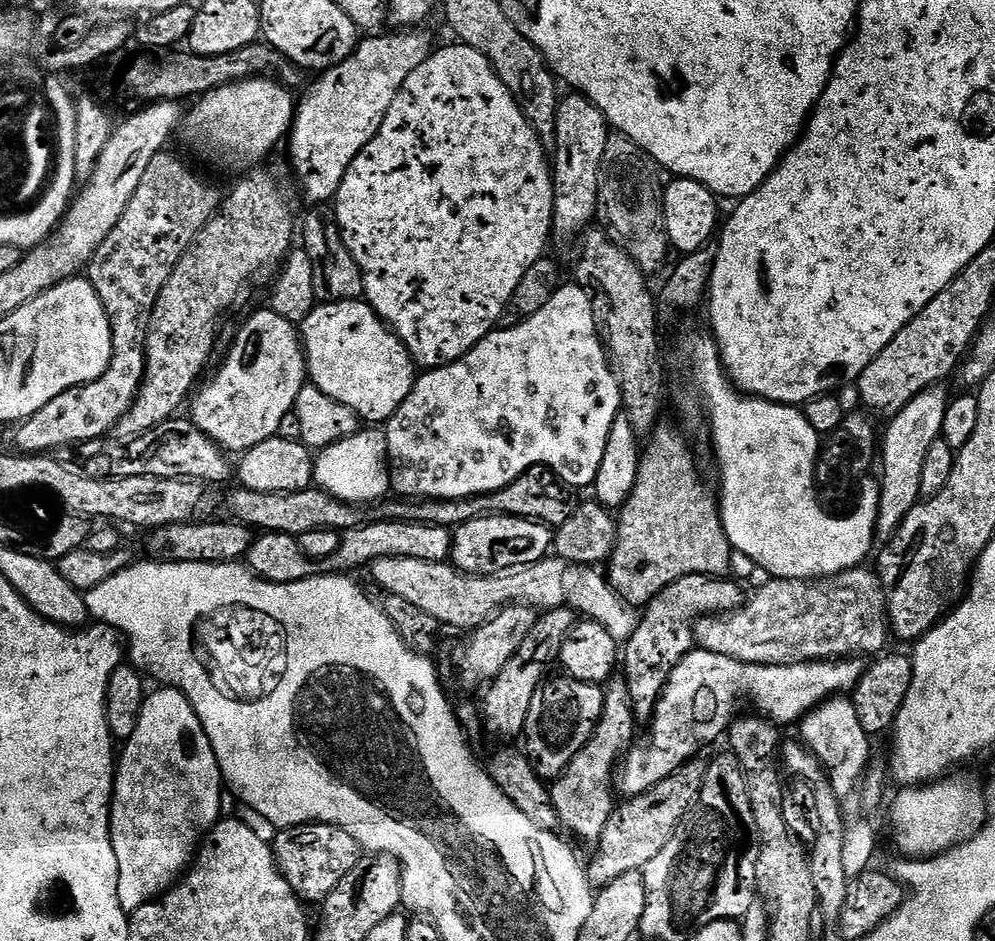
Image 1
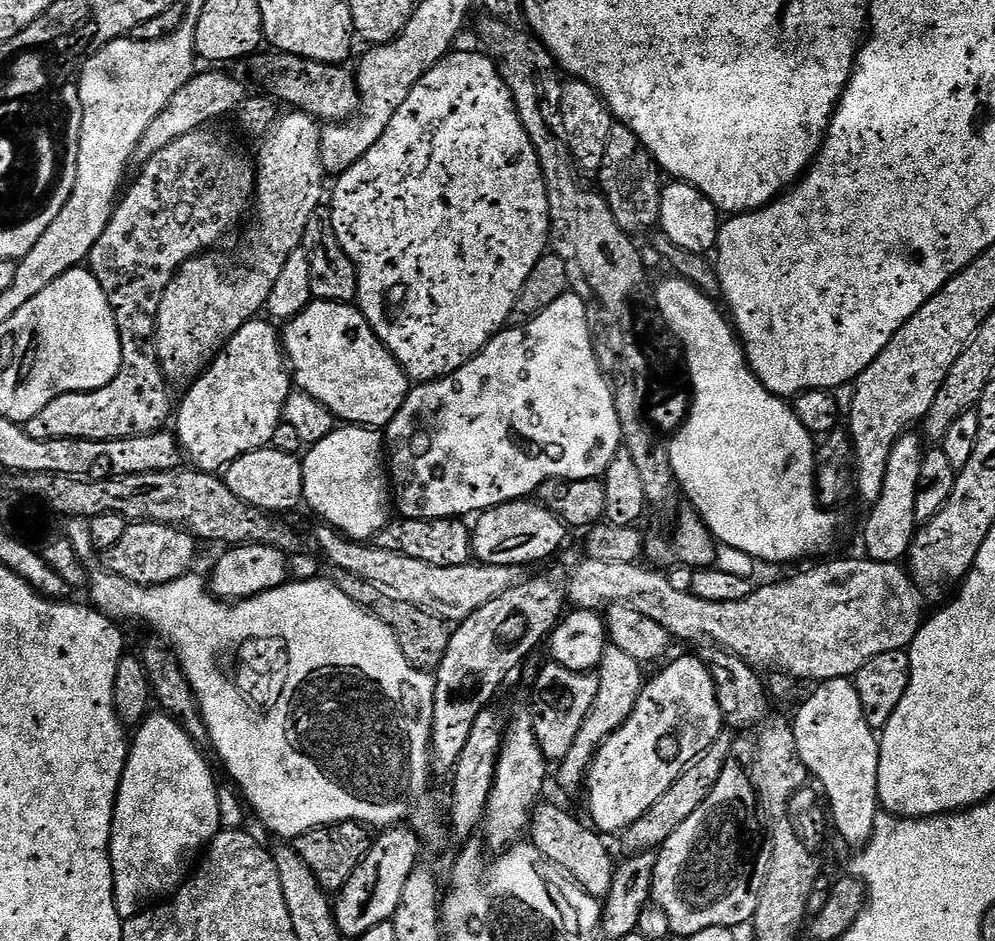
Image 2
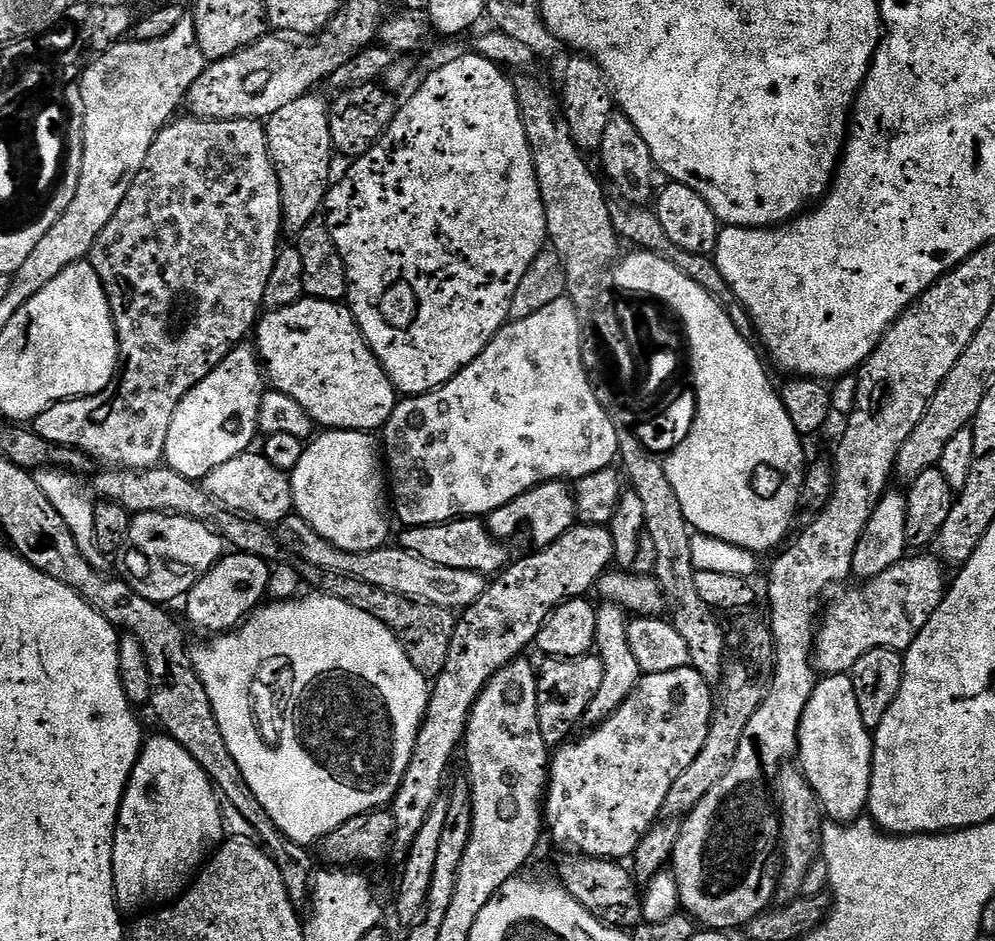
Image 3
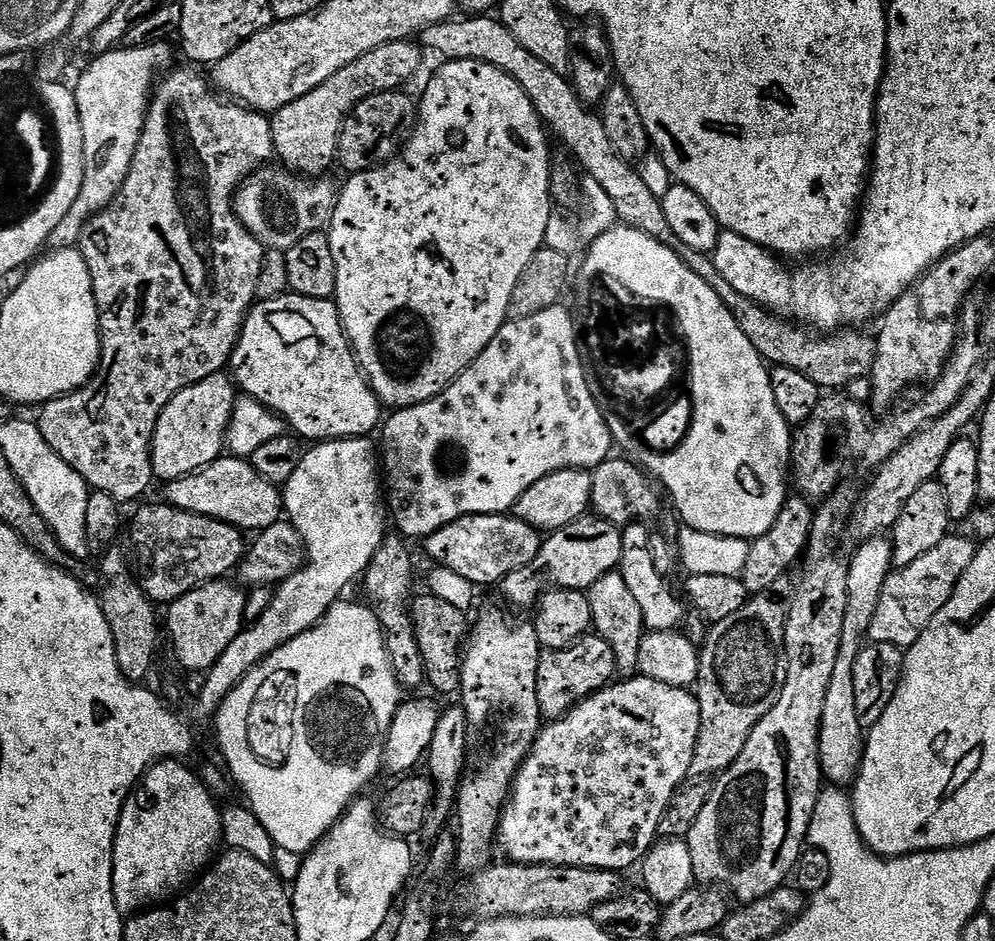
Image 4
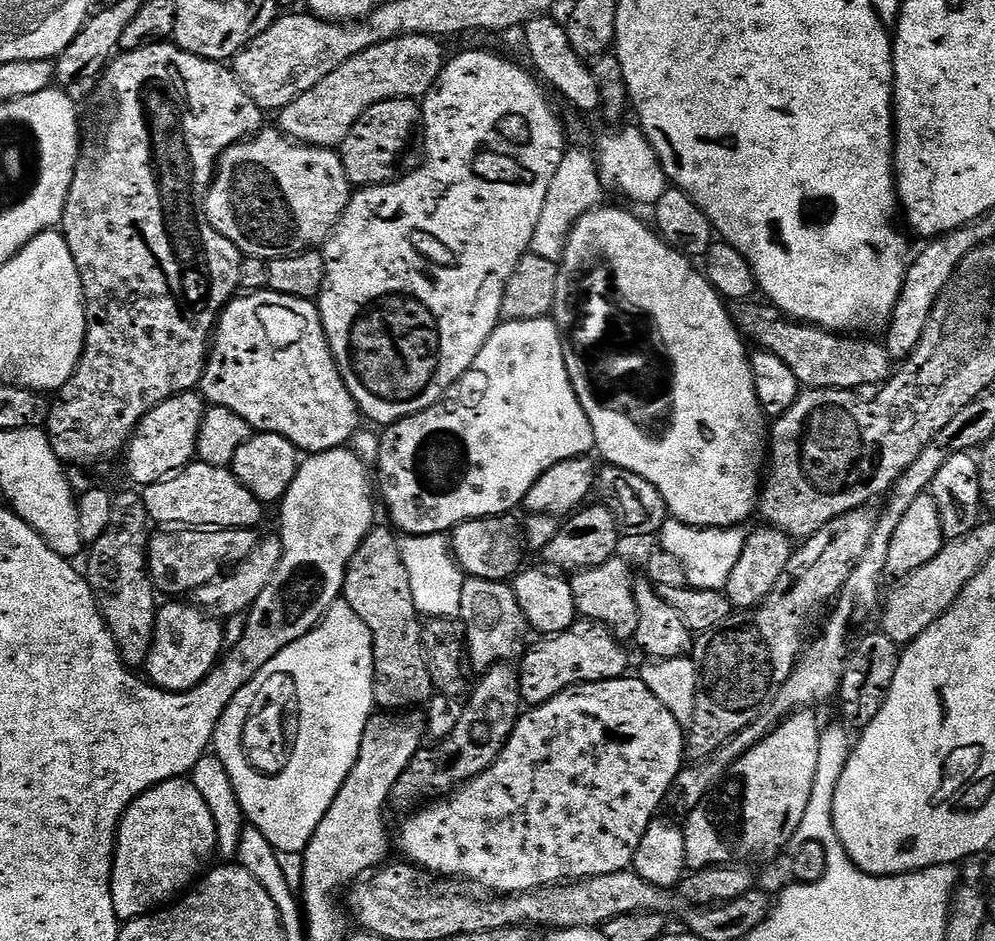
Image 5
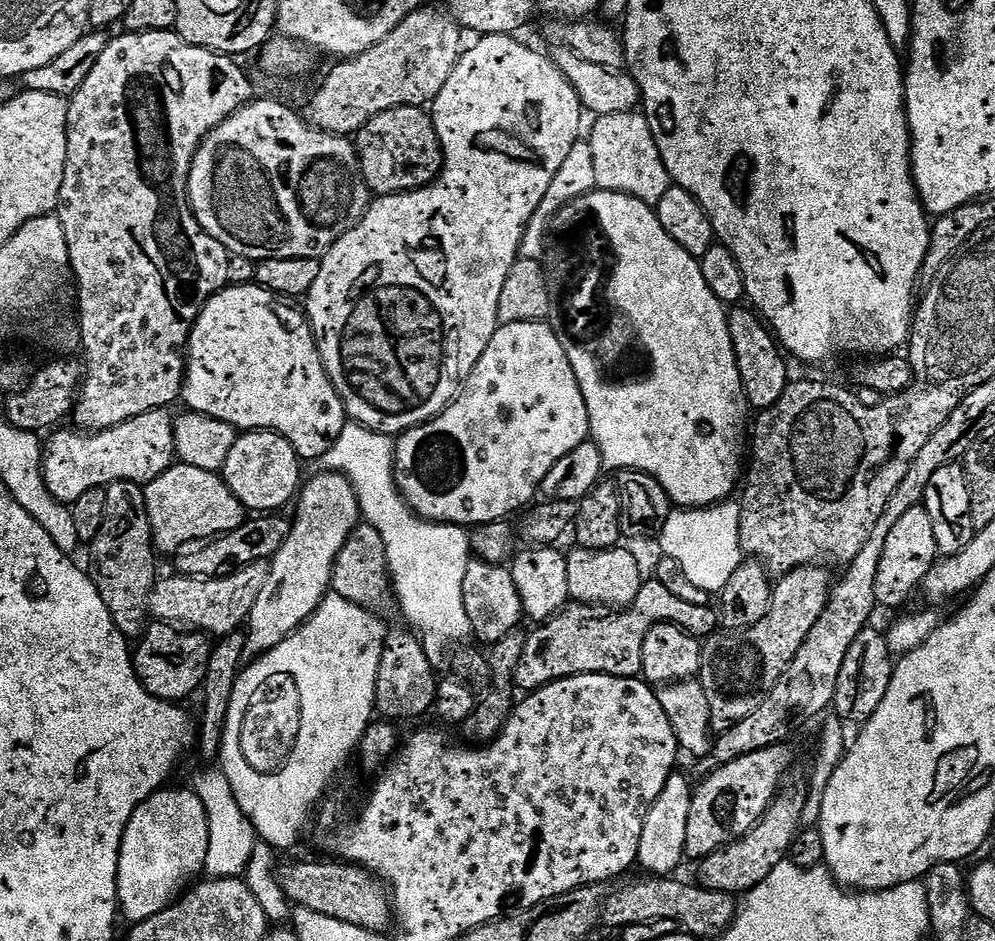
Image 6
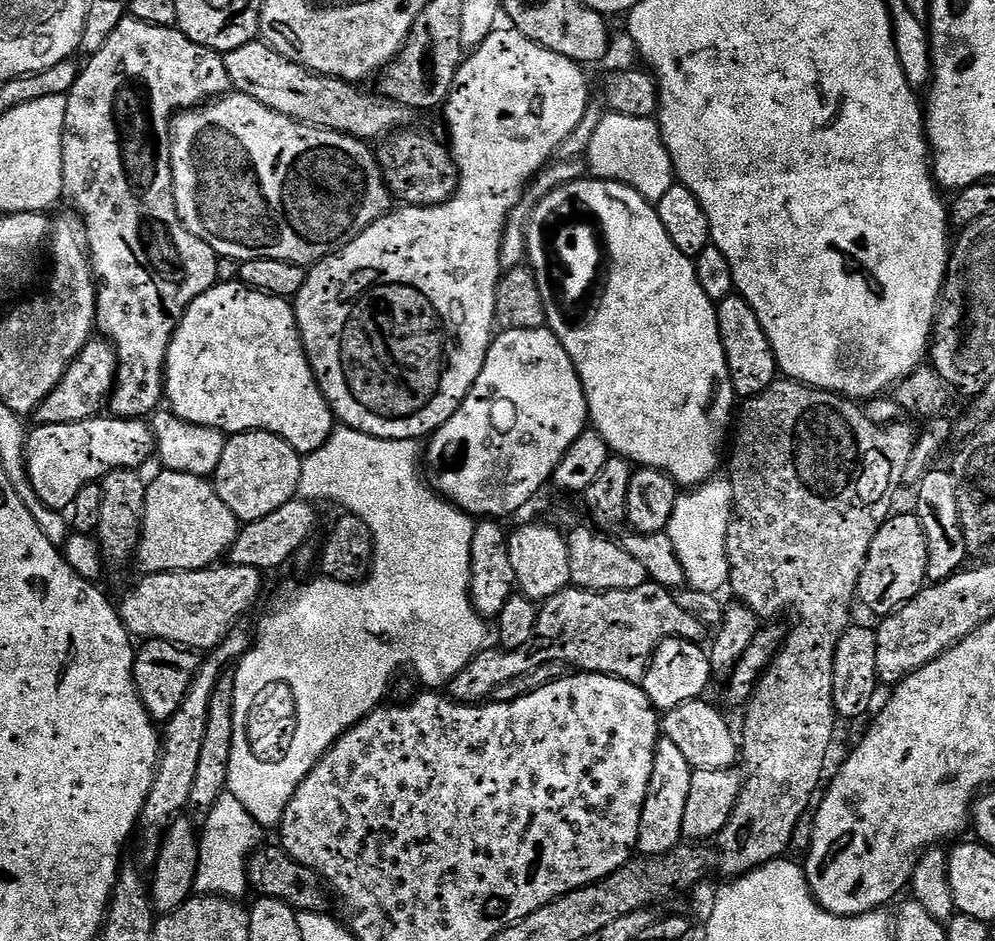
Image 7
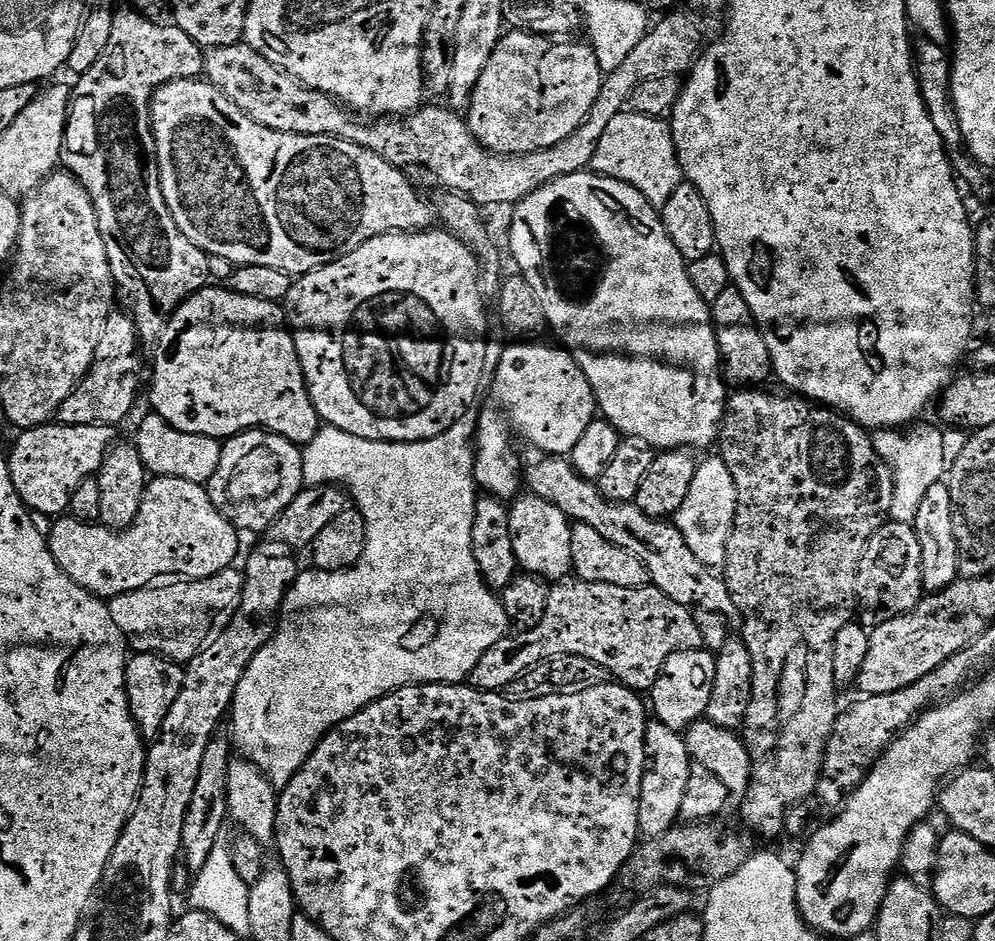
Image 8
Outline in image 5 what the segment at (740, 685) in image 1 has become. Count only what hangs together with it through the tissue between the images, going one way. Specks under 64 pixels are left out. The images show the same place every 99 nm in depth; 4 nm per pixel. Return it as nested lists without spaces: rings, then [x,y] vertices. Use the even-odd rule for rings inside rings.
[[[639,678],[628,679],[576,684],[573,688],[562,690],[557,696],[550,698],[550,702],[529,707],[514,726],[514,734],[510,734],[498,762],[494,762],[490,770],[478,774],[478,778],[469,780],[466,784],[461,784],[452,795],[437,799],[409,815],[413,816],[400,828],[403,859],[415,864],[425,873],[435,874],[440,878],[473,880],[474,883],[481,884],[485,888],[483,891],[488,894],[532,892],[535,888],[547,888],[561,882],[588,880],[592,876],[631,869],[643,835],[653,820],[657,819],[659,812],[656,811],[667,801],[670,786],[686,763],[686,732],[643,681]]]

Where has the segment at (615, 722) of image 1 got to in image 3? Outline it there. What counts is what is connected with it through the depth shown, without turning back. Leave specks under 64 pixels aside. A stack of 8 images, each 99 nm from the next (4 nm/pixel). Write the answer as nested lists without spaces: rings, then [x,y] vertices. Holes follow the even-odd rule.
[[[607,602],[601,603],[596,610],[596,646],[595,655],[599,656],[602,662],[602,687],[598,689],[598,694],[586,706],[586,714],[583,723],[589,729],[597,728],[606,718],[610,718],[630,698],[632,691],[638,686],[641,678],[641,670],[634,653],[630,650],[630,639],[627,637],[630,616],[617,604]]]

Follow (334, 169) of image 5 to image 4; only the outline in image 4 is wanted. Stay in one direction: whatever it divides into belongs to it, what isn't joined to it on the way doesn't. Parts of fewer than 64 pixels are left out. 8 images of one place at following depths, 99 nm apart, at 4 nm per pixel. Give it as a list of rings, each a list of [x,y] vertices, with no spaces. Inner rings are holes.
[[[261,166],[236,189],[234,211],[240,224],[268,250],[293,248],[306,234],[327,229],[338,195],[328,178],[301,178],[283,166]]]

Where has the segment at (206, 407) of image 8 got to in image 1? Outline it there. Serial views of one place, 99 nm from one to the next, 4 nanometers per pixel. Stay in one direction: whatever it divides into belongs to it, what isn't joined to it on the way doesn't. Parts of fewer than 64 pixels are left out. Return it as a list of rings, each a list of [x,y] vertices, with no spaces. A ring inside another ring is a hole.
[[[363,299],[339,300],[333,304],[317,303],[314,311],[304,319],[302,343],[310,383],[318,386],[322,394],[334,398],[334,402],[350,406],[350,410],[354,410],[361,421],[369,425],[380,426],[391,420],[398,406],[406,402],[406,398],[412,393],[412,387],[416,385],[418,368],[408,353],[407,346]]]

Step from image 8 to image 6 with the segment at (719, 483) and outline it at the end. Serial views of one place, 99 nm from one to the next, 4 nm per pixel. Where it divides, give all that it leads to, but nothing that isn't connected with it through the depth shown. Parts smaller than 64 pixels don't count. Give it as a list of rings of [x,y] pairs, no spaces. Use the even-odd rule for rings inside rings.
[[[721,502],[710,508],[680,508],[669,511],[658,543],[665,557],[675,560],[686,580],[711,594],[719,594],[745,559],[740,544],[740,505]]]

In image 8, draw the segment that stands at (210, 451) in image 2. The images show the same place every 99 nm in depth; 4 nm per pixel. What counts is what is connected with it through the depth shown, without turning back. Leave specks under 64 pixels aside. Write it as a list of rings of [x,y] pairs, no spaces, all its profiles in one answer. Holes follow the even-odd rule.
[[[59,422],[23,429],[7,457],[12,485],[24,505],[32,512],[41,512],[51,518],[63,517],[68,512],[74,490],[99,472],[104,456],[114,443],[112,432],[107,424],[66,426]]]

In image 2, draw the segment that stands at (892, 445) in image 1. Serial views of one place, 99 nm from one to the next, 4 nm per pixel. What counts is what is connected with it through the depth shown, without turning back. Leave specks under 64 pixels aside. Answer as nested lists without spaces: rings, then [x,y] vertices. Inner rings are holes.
[[[905,434],[898,438],[894,450],[890,450],[890,462],[886,462],[886,478],[882,482],[882,494],[876,504],[871,505],[868,517],[864,520],[864,552],[869,560],[895,564],[903,561],[912,547],[912,538],[918,527],[918,521],[914,514],[914,498],[918,498],[918,474],[922,471],[922,458],[926,451],[926,444],[919,435]]]

